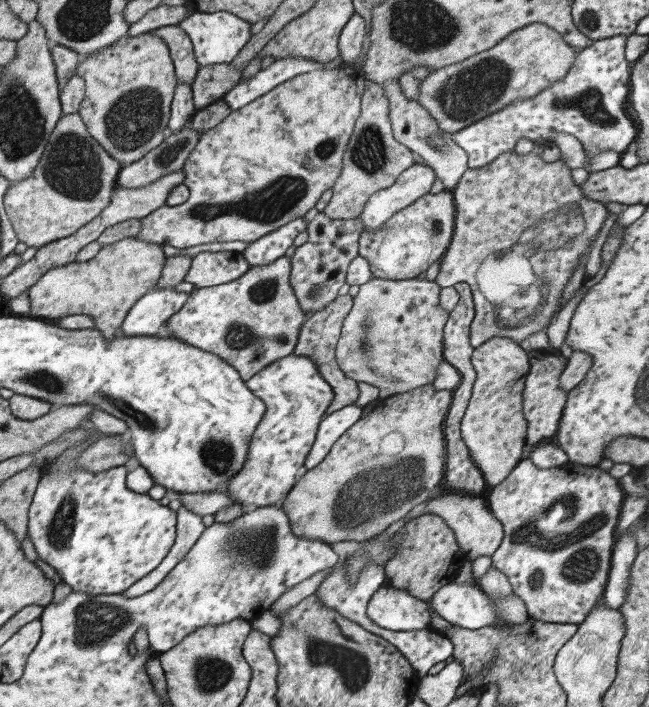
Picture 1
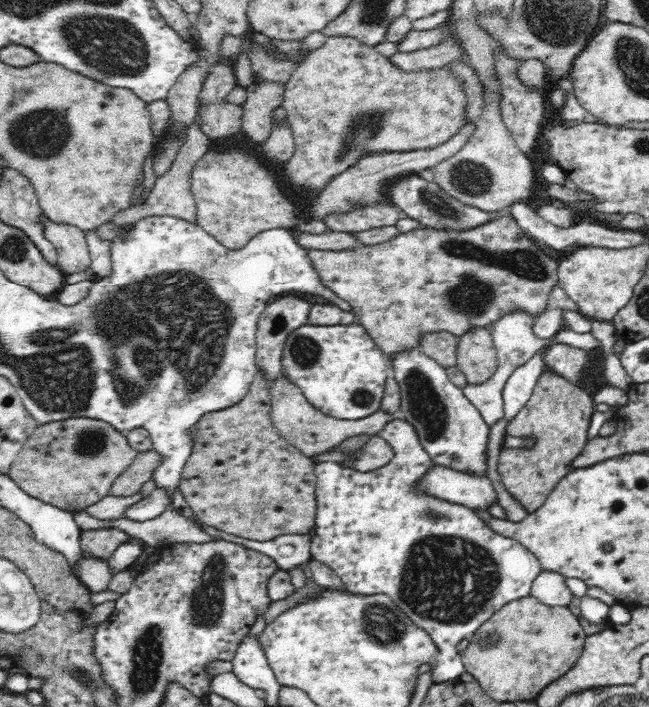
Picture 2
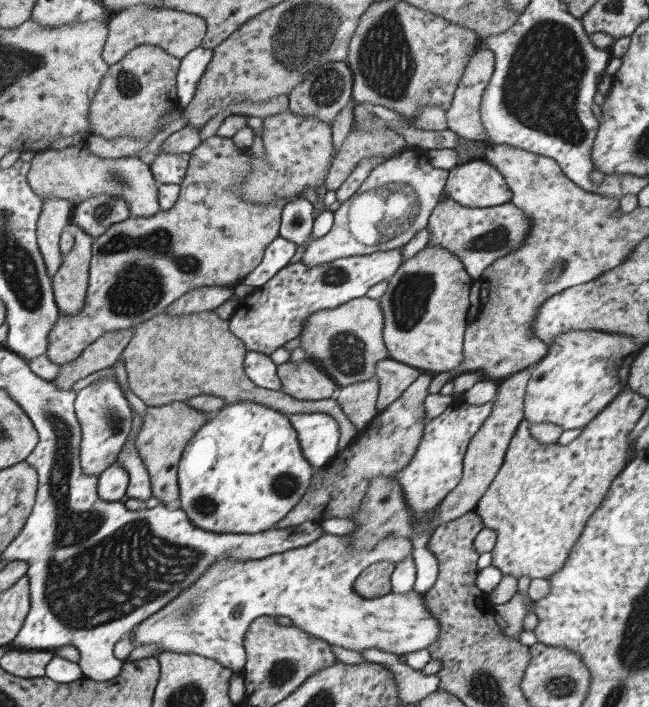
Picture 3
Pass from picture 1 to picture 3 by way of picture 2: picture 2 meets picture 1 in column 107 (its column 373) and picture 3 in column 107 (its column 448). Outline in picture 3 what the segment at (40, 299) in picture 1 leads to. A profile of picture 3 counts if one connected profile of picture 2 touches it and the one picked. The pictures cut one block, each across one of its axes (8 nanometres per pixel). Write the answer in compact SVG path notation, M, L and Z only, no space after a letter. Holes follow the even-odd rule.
M211 136L203 140L197 148L193 148L189 154L185 178L179 188L179 198L169 210L159 210L155 216L149 218L127 218L119 224L111 224L105 234L93 240L83 308L77 316L67 316L59 312L59 320L49 332L45 358L57 366L71 364L71 360L75 360L83 352L83 348L87 348L103 334L135 328L155 314L165 312L171 302L179 300L195 288L225 288L241 284L241 280L259 266L265 248L279 236L281 212L287 204L287 200L275 198L269 204L245 202L235 190L241 188L251 170L253 166L249 154L243 148L235 146L231 138Z

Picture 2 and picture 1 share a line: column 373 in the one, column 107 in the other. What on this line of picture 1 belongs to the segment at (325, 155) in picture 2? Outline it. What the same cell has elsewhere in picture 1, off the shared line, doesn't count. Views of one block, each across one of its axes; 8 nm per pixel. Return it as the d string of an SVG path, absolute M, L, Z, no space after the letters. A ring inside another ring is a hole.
M157 34L125 36L101 52L85 56L79 60L75 76L85 82L85 98L77 114L89 134L121 168L141 160L149 150L171 136L171 100L179 82L169 48Z

